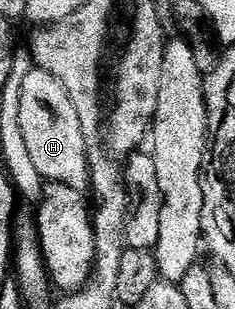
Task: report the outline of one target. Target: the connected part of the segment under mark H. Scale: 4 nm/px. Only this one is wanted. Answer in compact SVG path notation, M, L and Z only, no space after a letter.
M36 66L25 76L22 85L21 128L28 153L44 181L66 184L83 193L90 189L91 168L76 105L59 78Z

